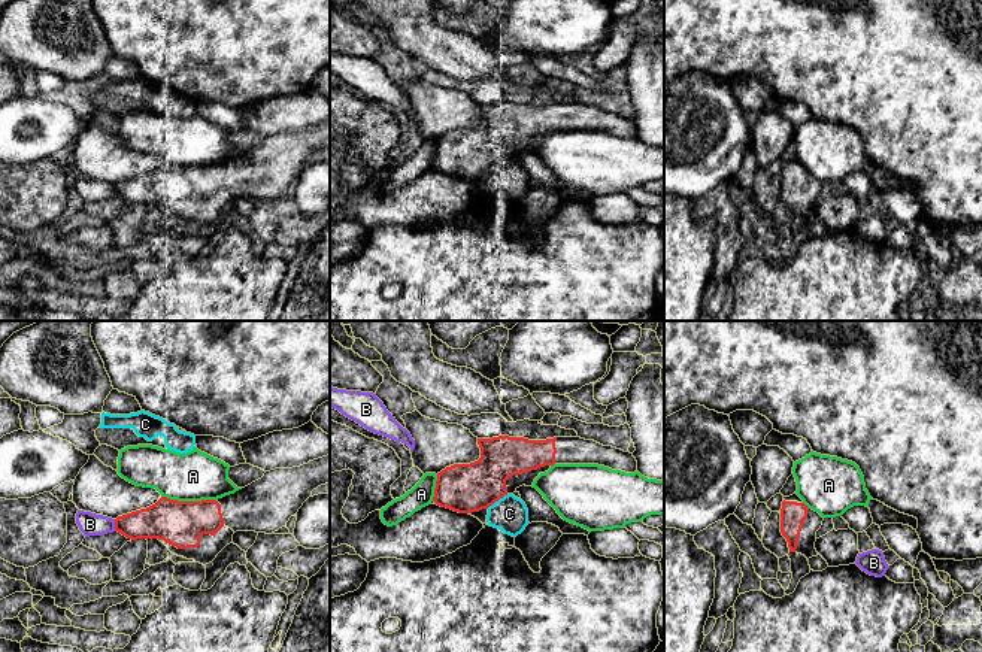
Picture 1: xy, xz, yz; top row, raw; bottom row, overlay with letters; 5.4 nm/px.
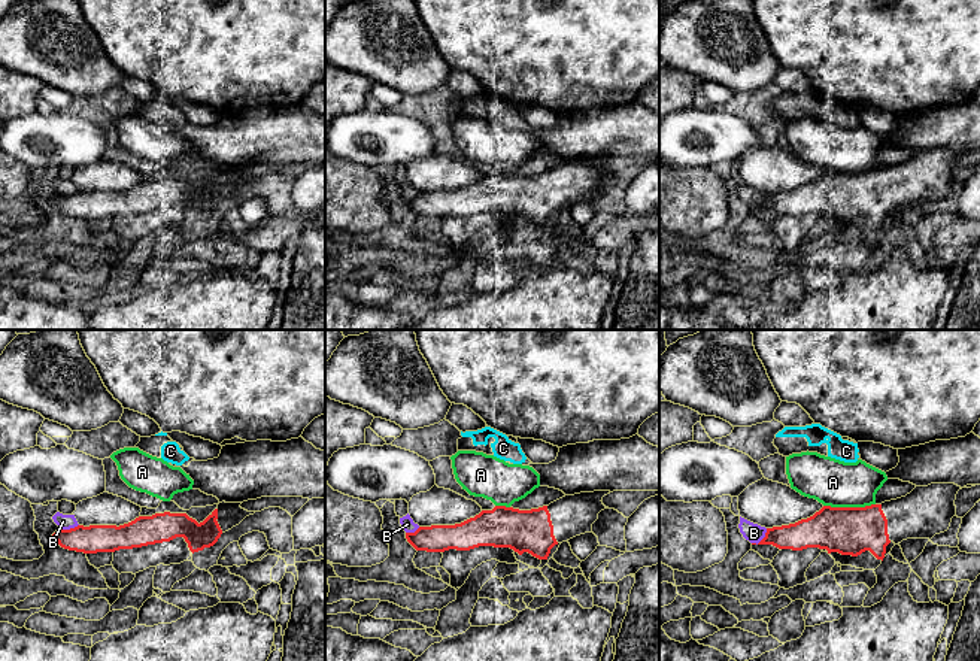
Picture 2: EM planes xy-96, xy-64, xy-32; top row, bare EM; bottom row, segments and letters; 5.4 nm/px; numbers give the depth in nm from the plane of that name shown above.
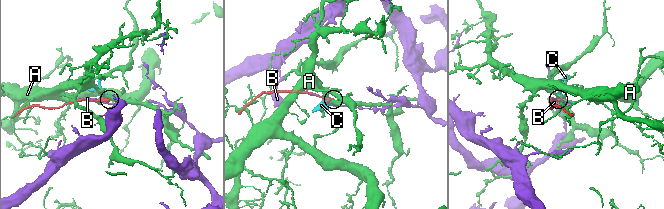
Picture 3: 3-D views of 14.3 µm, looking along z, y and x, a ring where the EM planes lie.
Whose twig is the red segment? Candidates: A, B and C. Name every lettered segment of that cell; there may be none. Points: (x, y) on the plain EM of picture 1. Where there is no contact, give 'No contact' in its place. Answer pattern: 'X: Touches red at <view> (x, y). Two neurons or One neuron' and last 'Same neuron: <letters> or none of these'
A: Touches red at xy (188, 167). Two neurons
B: Touches red at xy (115, 191). Two neurons
C: Touches red at xz (497, 166). Two neurons
Same neuron: none of these

